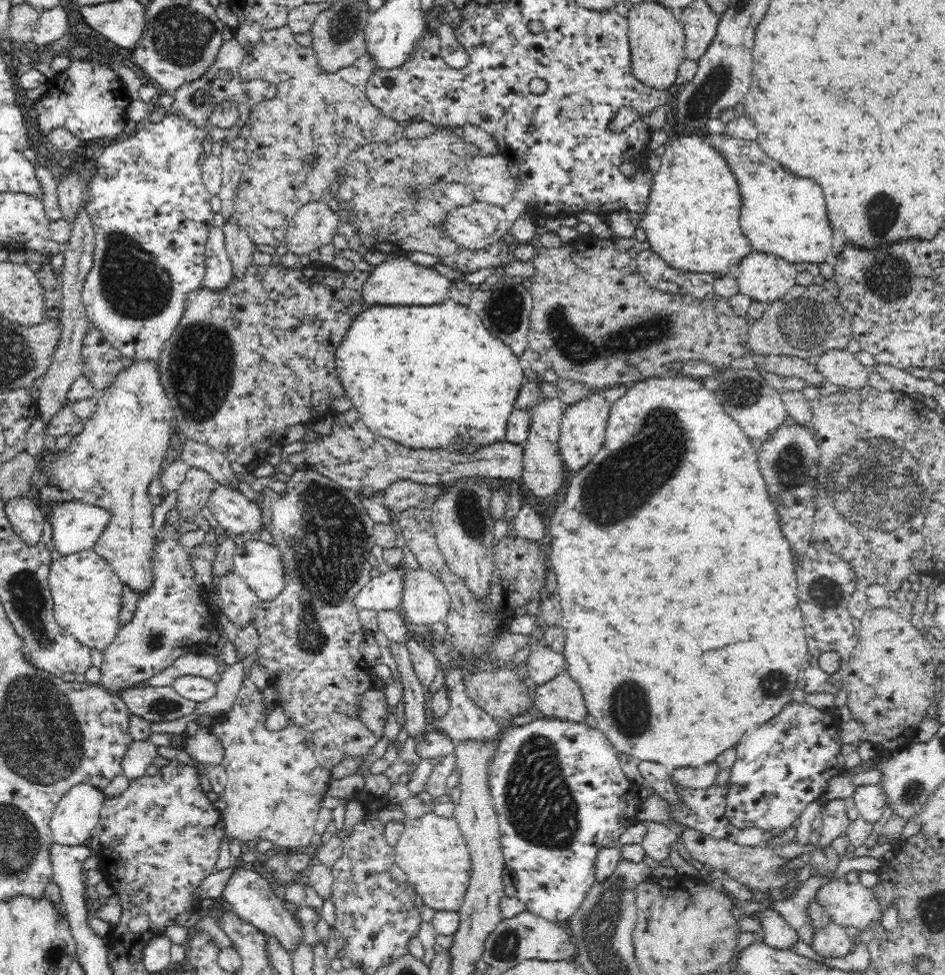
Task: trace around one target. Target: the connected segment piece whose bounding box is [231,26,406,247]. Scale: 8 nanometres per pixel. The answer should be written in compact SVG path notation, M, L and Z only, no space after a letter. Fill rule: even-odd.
M288 26L264 30L258 44L246 53L239 68L238 78L242 82L264 80L278 87L276 98L251 106L248 120L250 135L245 138L246 164L250 170L242 170L231 212L253 244L284 245L288 224L296 211L308 202L323 201L328 196L328 186L336 180L337 173L342 171L354 150L366 144L392 143L405 138L406 126L384 116L365 93L368 79L378 69L376 59L370 53L362 55L352 66L330 72L320 67L317 52L311 46L298 43L295 36Z

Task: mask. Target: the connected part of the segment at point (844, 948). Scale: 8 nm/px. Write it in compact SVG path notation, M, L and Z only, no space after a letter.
M832 922L813 935L813 949L822 956L836 958L854 950L852 938L845 927Z

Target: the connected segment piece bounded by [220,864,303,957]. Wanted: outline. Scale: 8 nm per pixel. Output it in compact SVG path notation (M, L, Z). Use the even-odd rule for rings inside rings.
M236 864L236 868L230 873L224 885L220 899L226 900L230 910L238 916L251 922L258 929L262 929L268 936L273 936L291 957L302 944L303 930L296 916L286 910L284 902L276 897L274 888L271 887L268 880L255 871Z

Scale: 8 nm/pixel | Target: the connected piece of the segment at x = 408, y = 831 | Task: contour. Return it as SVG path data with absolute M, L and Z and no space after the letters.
M434 812L413 818L394 846L397 864L407 874L423 904L436 911L458 911L471 879L471 855L467 841L455 819L445 819Z

